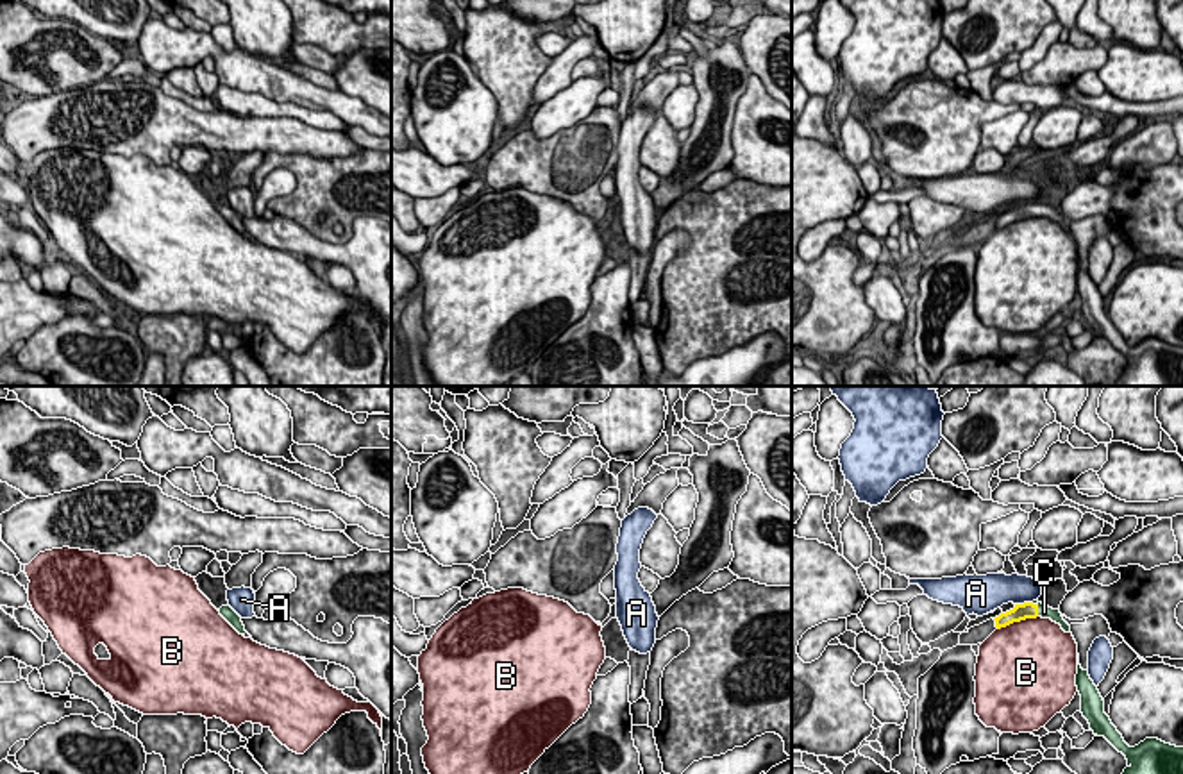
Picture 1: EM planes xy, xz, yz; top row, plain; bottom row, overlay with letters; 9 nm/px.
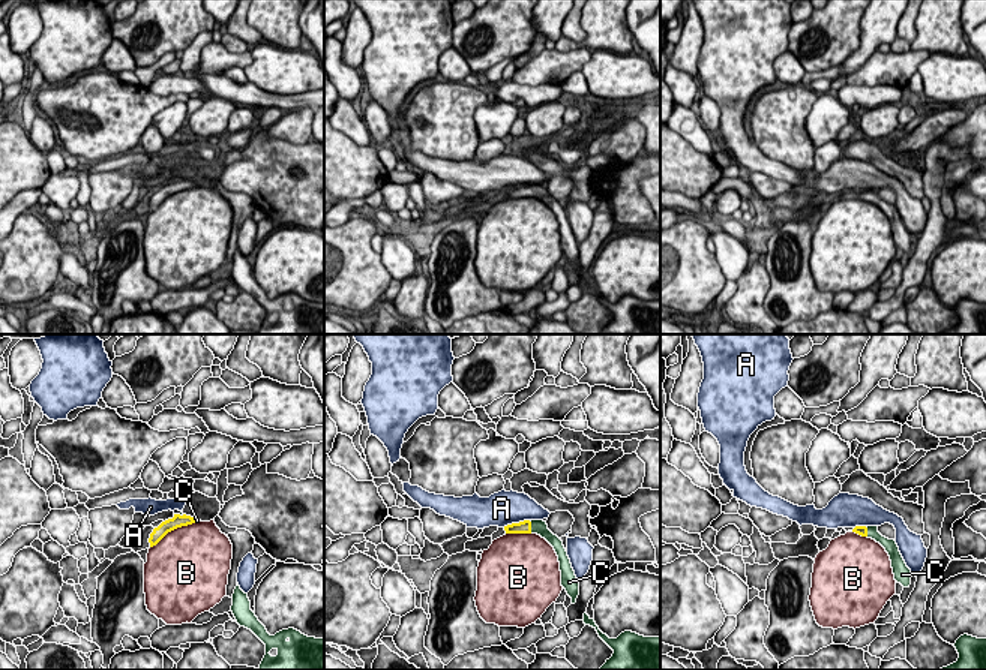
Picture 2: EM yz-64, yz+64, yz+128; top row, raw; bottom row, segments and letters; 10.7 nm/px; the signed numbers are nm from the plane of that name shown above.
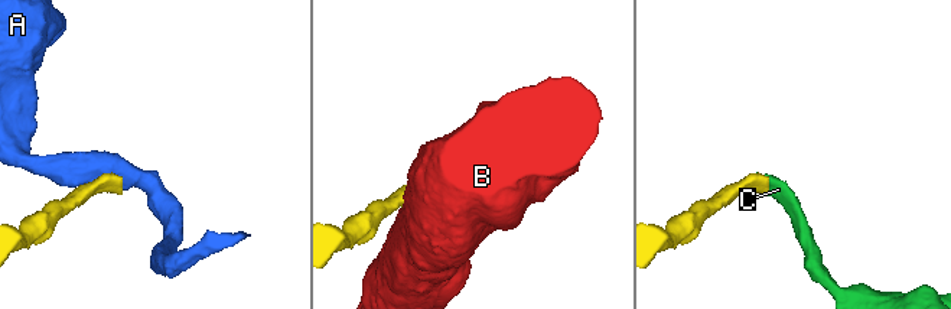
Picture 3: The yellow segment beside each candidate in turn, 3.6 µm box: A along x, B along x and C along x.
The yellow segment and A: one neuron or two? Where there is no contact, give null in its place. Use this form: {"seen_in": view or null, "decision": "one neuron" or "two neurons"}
{"seen_in": "yz", "decision": "two neurons"}

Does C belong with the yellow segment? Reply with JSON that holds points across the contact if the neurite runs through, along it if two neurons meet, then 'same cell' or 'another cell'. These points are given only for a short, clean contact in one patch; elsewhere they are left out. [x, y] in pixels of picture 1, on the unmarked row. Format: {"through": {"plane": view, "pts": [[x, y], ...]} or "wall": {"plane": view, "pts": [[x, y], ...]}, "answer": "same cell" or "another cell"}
{"through": {"plane": "yz", "pts": [[1028, 210], [1037, 208], [1044, 211]]}, "answer": "same cell"}

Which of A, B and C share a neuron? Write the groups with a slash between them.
A / B / C

